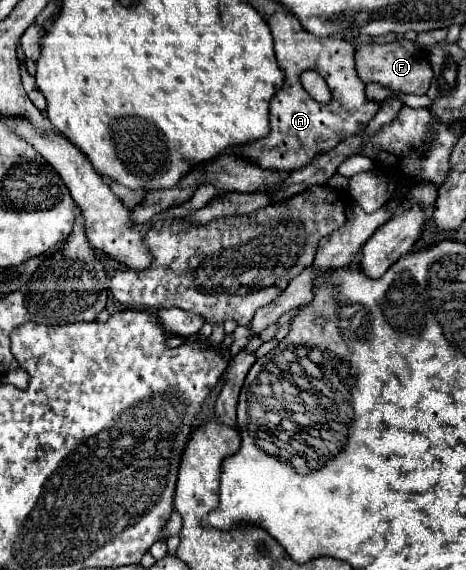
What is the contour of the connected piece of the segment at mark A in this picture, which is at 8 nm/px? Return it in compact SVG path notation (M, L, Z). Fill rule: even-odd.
M272 28L271 33L274 36L274 51L277 63L284 72L284 86L274 94L274 98L270 102L270 134L264 140L254 140L254 142L242 144L240 154L246 160L252 160L252 164L256 164L260 168L290 172L294 168L300 168L300 166L308 164L316 154L332 150L342 138L362 132L364 126L376 116L378 102L370 102L364 96L364 82L356 76L356 70L354 70L354 46L348 44L346 40L340 40L340 38L334 38L334 36L318 38L318 36L314 36L306 30L296 30L296 28L294 30L292 28ZM304 68L306 70L316 70L326 80L328 88L332 90L330 104L316 102L302 88L300 74L302 74Z

